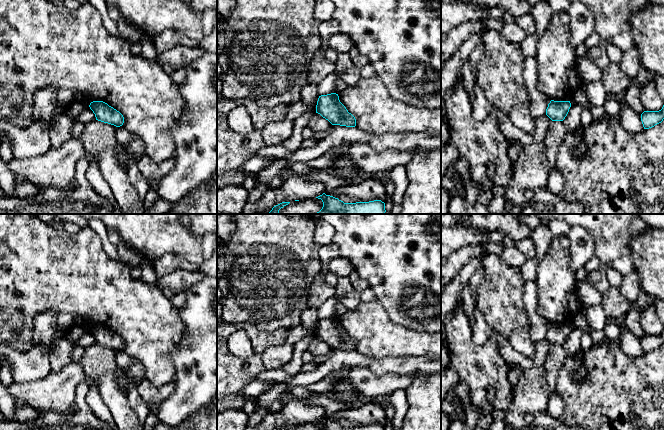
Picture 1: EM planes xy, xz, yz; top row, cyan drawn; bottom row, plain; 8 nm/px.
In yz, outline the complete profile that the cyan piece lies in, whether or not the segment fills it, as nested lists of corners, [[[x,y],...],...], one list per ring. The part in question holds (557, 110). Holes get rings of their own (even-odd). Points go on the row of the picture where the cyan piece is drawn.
[[[551,100],[546,109],[546,115],[552,121],[563,121],[571,107],[570,101]]]

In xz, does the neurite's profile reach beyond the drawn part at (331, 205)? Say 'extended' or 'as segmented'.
as segmented

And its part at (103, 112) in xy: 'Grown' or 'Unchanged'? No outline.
Unchanged

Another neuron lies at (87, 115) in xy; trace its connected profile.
[[[90,107],[84,109],[77,117],[76,120],[78,120],[79,122],[83,123],[83,124],[87,124],[91,121],[95,121],[96,117],[95,114],[93,113],[93,111],[90,109]]]

